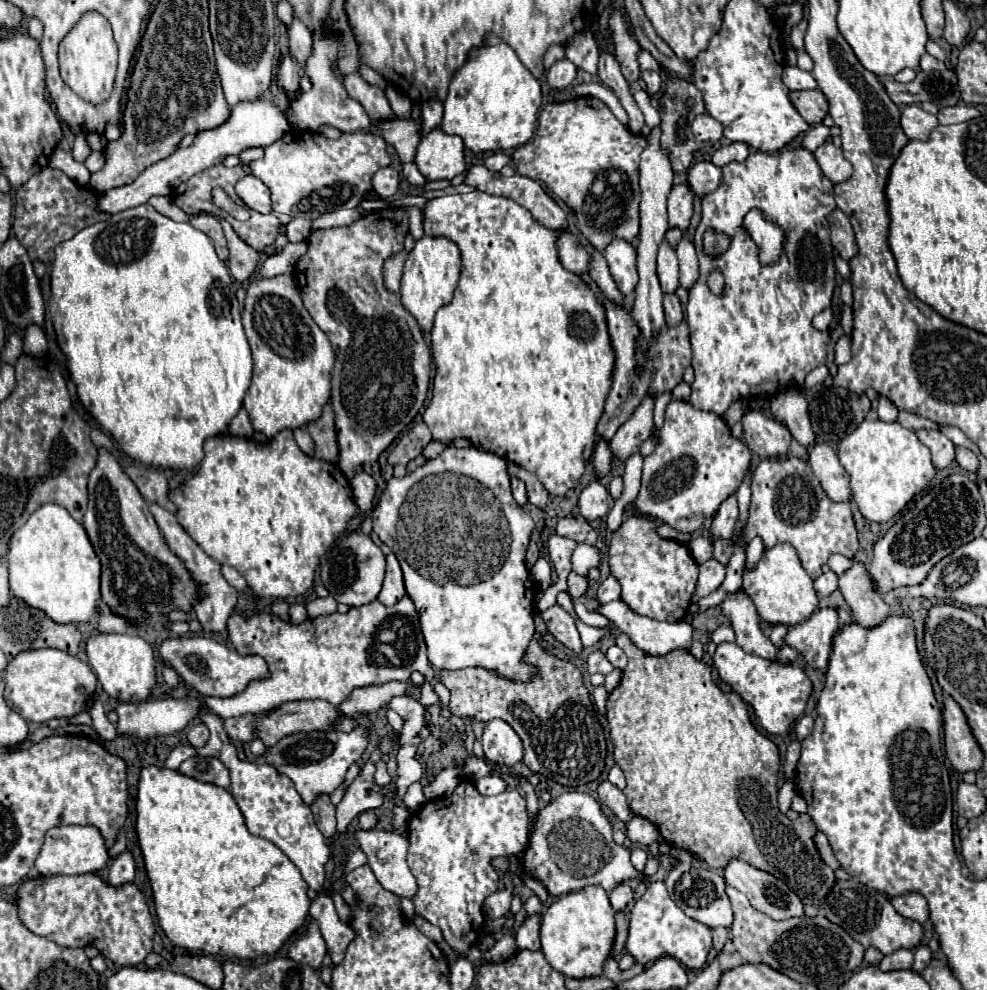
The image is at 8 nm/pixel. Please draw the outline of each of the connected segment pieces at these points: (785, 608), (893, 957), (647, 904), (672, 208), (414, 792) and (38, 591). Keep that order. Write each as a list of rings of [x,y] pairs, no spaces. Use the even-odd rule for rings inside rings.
[[[776,544],[766,550],[762,560],[754,570],[744,570],[744,586],[742,590],[754,602],[758,614],[768,624],[784,624],[796,626],[812,616],[818,608],[818,596],[812,588],[812,578],[804,572],[796,550],[790,544]]]
[[[896,950],[896,952],[888,954],[888,956],[884,956],[878,968],[884,970],[884,972],[904,970],[904,968],[912,968],[912,962],[914,962],[912,950]]]
[[[650,882],[644,896],[634,904],[630,914],[630,934],[626,948],[636,958],[638,964],[654,962],[662,956],[672,956],[680,960],[690,970],[700,970],[706,964],[712,946],[712,932],[708,926],[688,918],[670,898],[664,882]]]
[[[688,182],[676,184],[668,196],[668,220],[670,226],[676,226],[680,230],[686,230],[692,218],[692,200],[694,192],[690,190]]]
[[[414,782],[414,784],[410,786],[410,790],[406,792],[406,796],[404,796],[404,804],[406,804],[412,812],[418,812],[424,802],[426,802],[426,798],[424,798],[424,794],[422,794],[422,784],[420,784],[420,782],[418,782],[418,784]]]
[[[44,504],[30,516],[30,520],[20,530],[16,530],[10,540],[8,564],[12,594],[30,604],[32,608],[46,612],[54,622],[90,622],[96,614],[100,606],[100,558],[96,558],[96,552],[86,536],[84,526],[76,522],[62,506]]]

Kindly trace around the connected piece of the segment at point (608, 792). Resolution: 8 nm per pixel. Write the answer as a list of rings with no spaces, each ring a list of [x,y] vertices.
[[[602,782],[600,786],[598,786],[598,800],[602,802],[602,804],[606,804],[624,824],[628,824],[632,818],[634,818],[634,814],[630,812],[630,808],[628,808],[628,804],[626,804],[626,796],[624,796],[624,792],[620,790],[620,788],[616,788],[612,782]]]

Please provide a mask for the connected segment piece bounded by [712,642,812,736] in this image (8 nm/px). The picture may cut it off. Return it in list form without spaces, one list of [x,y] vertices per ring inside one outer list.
[[[722,642],[718,644],[714,652],[714,668],[720,674],[720,680],[730,684],[732,690],[748,704],[754,708],[754,714],[760,722],[760,726],[768,734],[786,734],[792,726],[792,722],[802,716],[812,682],[806,676],[806,672],[794,664],[780,664],[780,662],[770,662],[752,654],[746,654],[738,644],[734,642]]]

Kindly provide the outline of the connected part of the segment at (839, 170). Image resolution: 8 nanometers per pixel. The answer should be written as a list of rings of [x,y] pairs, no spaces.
[[[824,142],[816,152],[814,152],[820,170],[832,184],[846,182],[852,176],[852,164],[844,158],[842,150],[836,148],[832,142]]]

